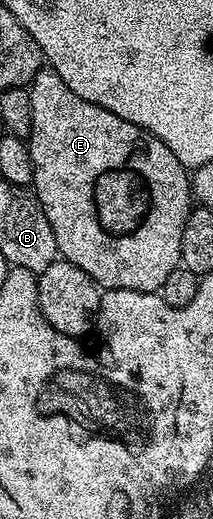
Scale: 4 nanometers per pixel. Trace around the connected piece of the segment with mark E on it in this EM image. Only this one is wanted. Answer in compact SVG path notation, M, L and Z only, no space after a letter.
M47 66L34 77L28 93L34 114L32 133L27 138L34 162L31 187L50 222L50 230L54 230L57 253L86 270L101 289L159 293L166 278L181 267L184 220L194 207L190 176L184 165L145 128L118 118L118 114L94 102L78 98Z

